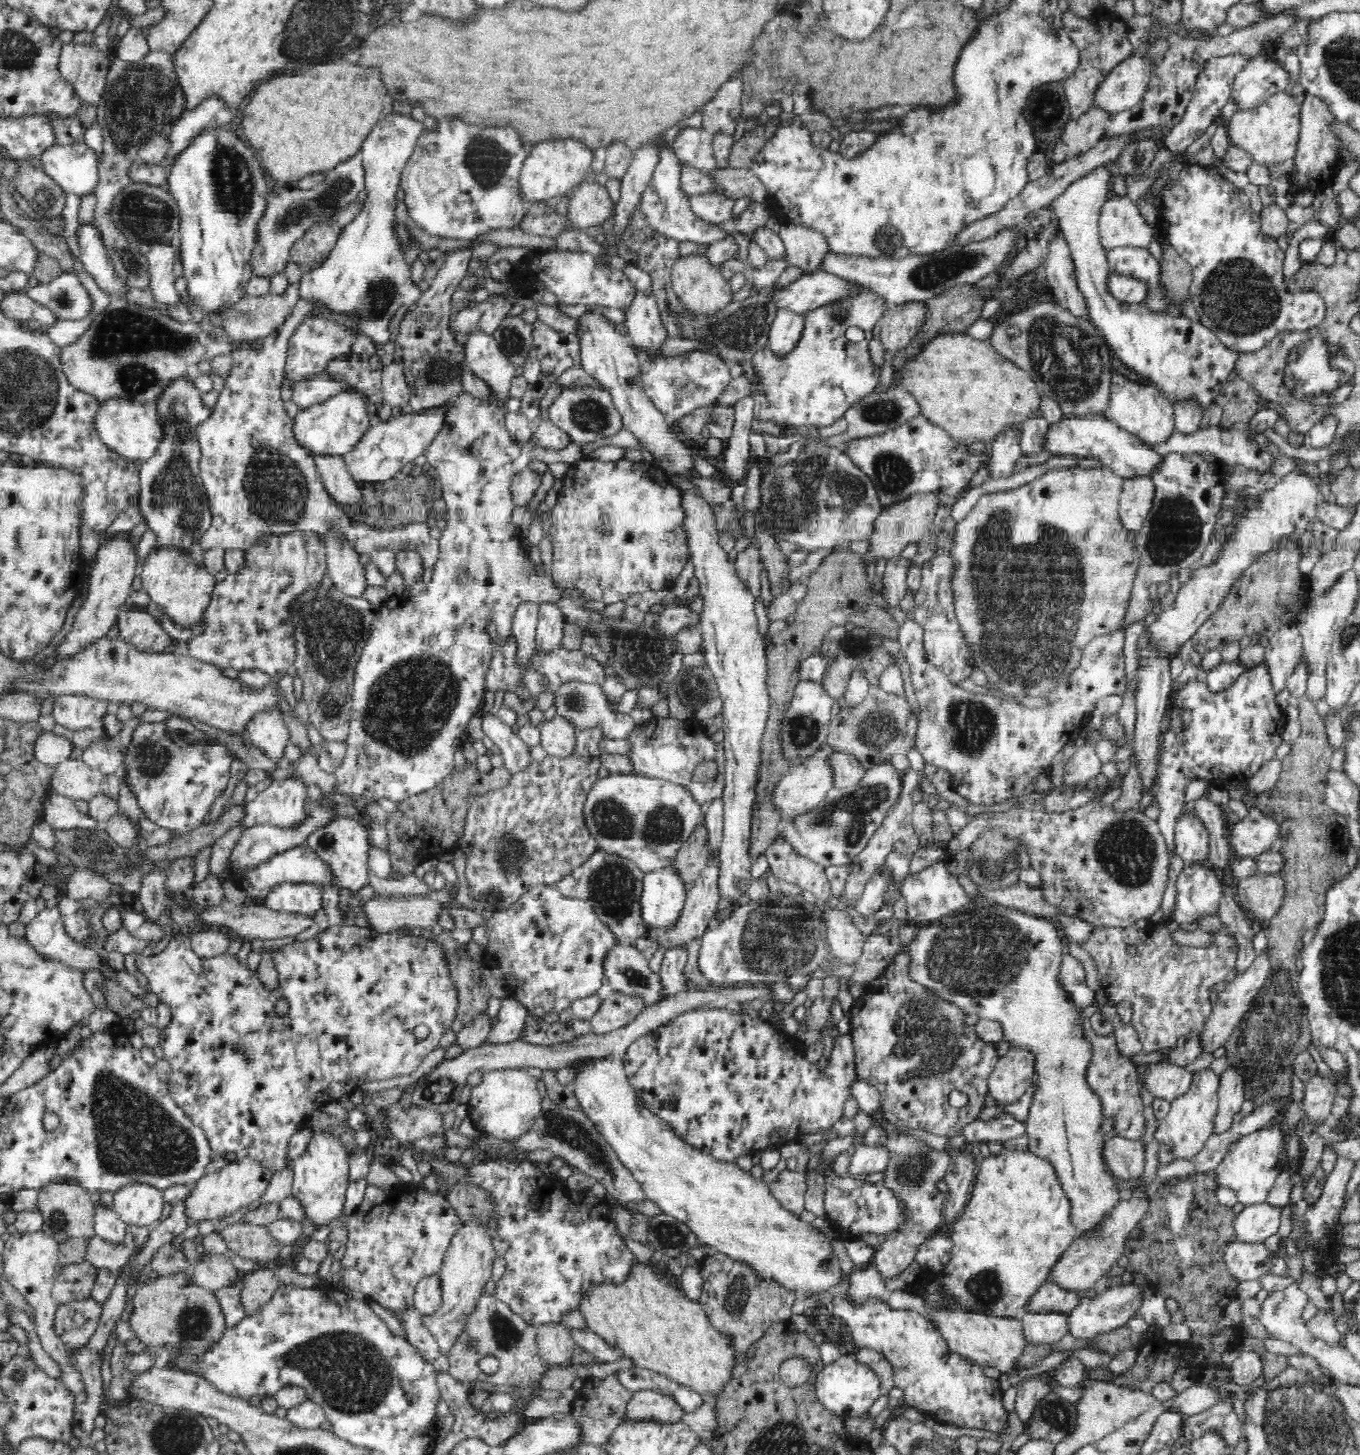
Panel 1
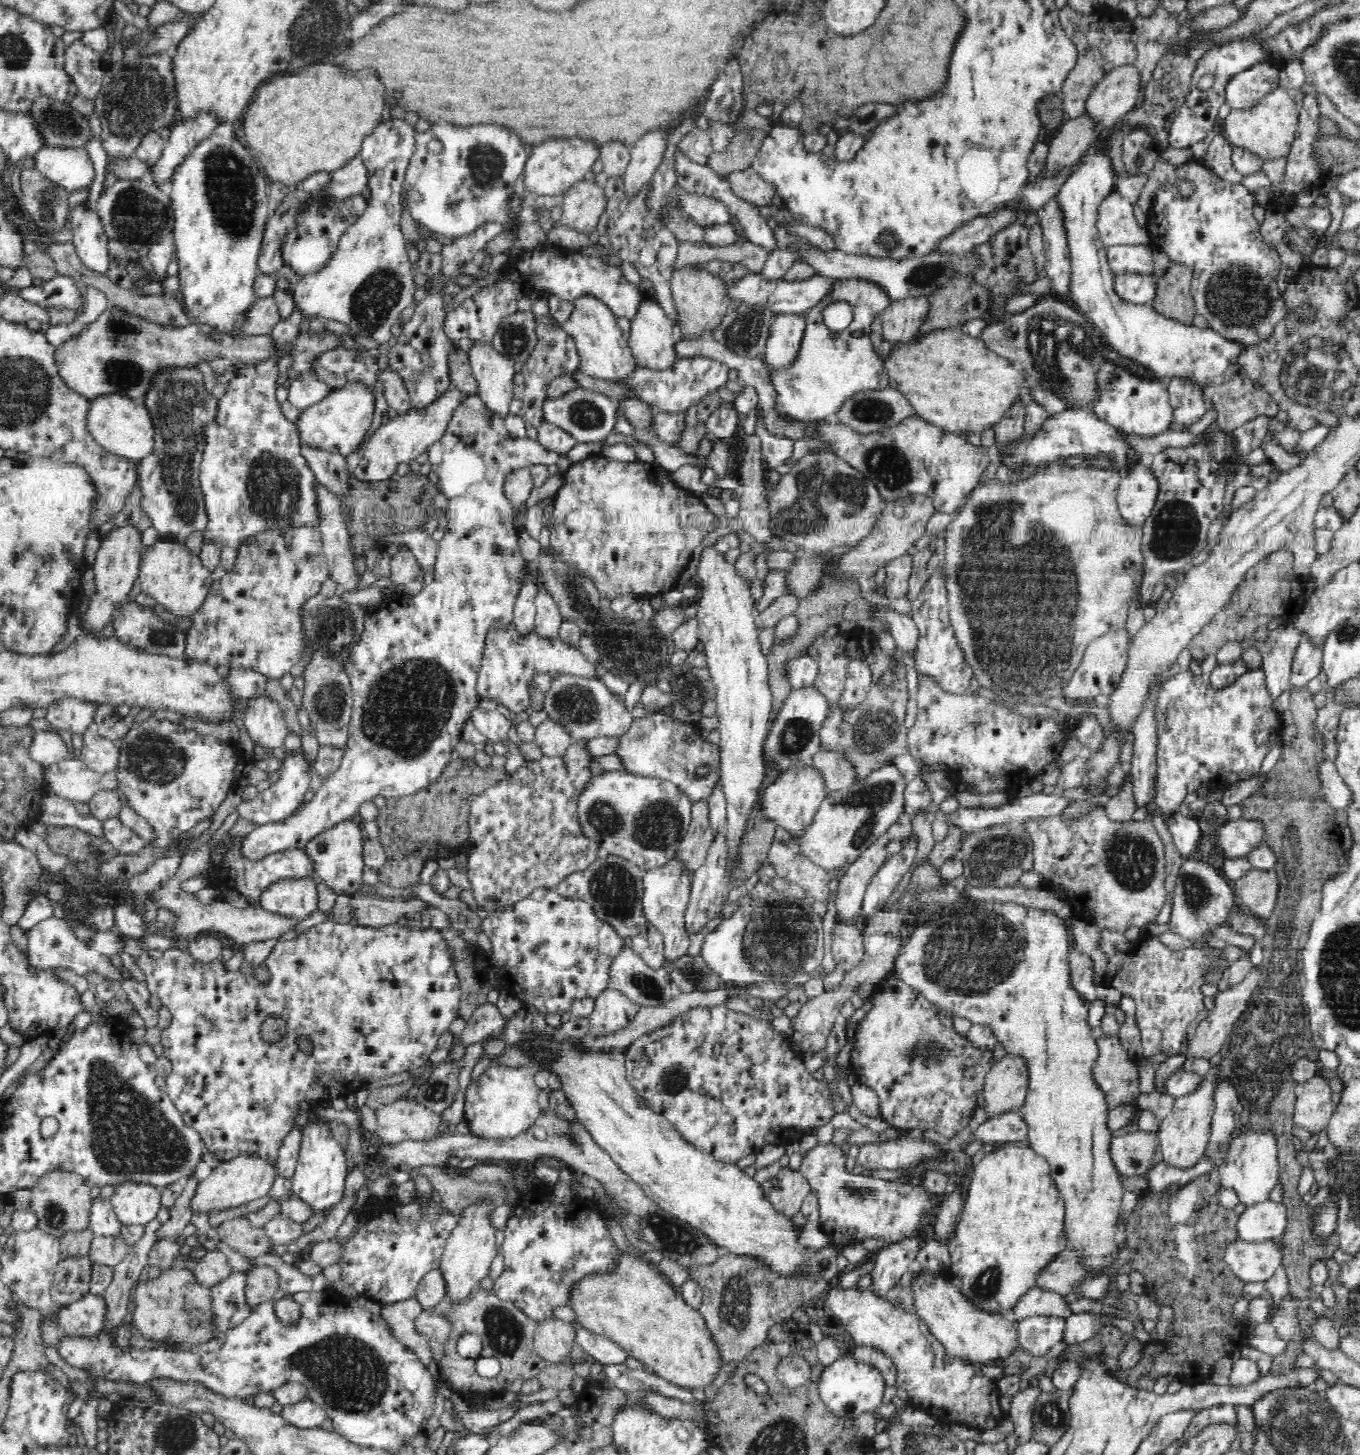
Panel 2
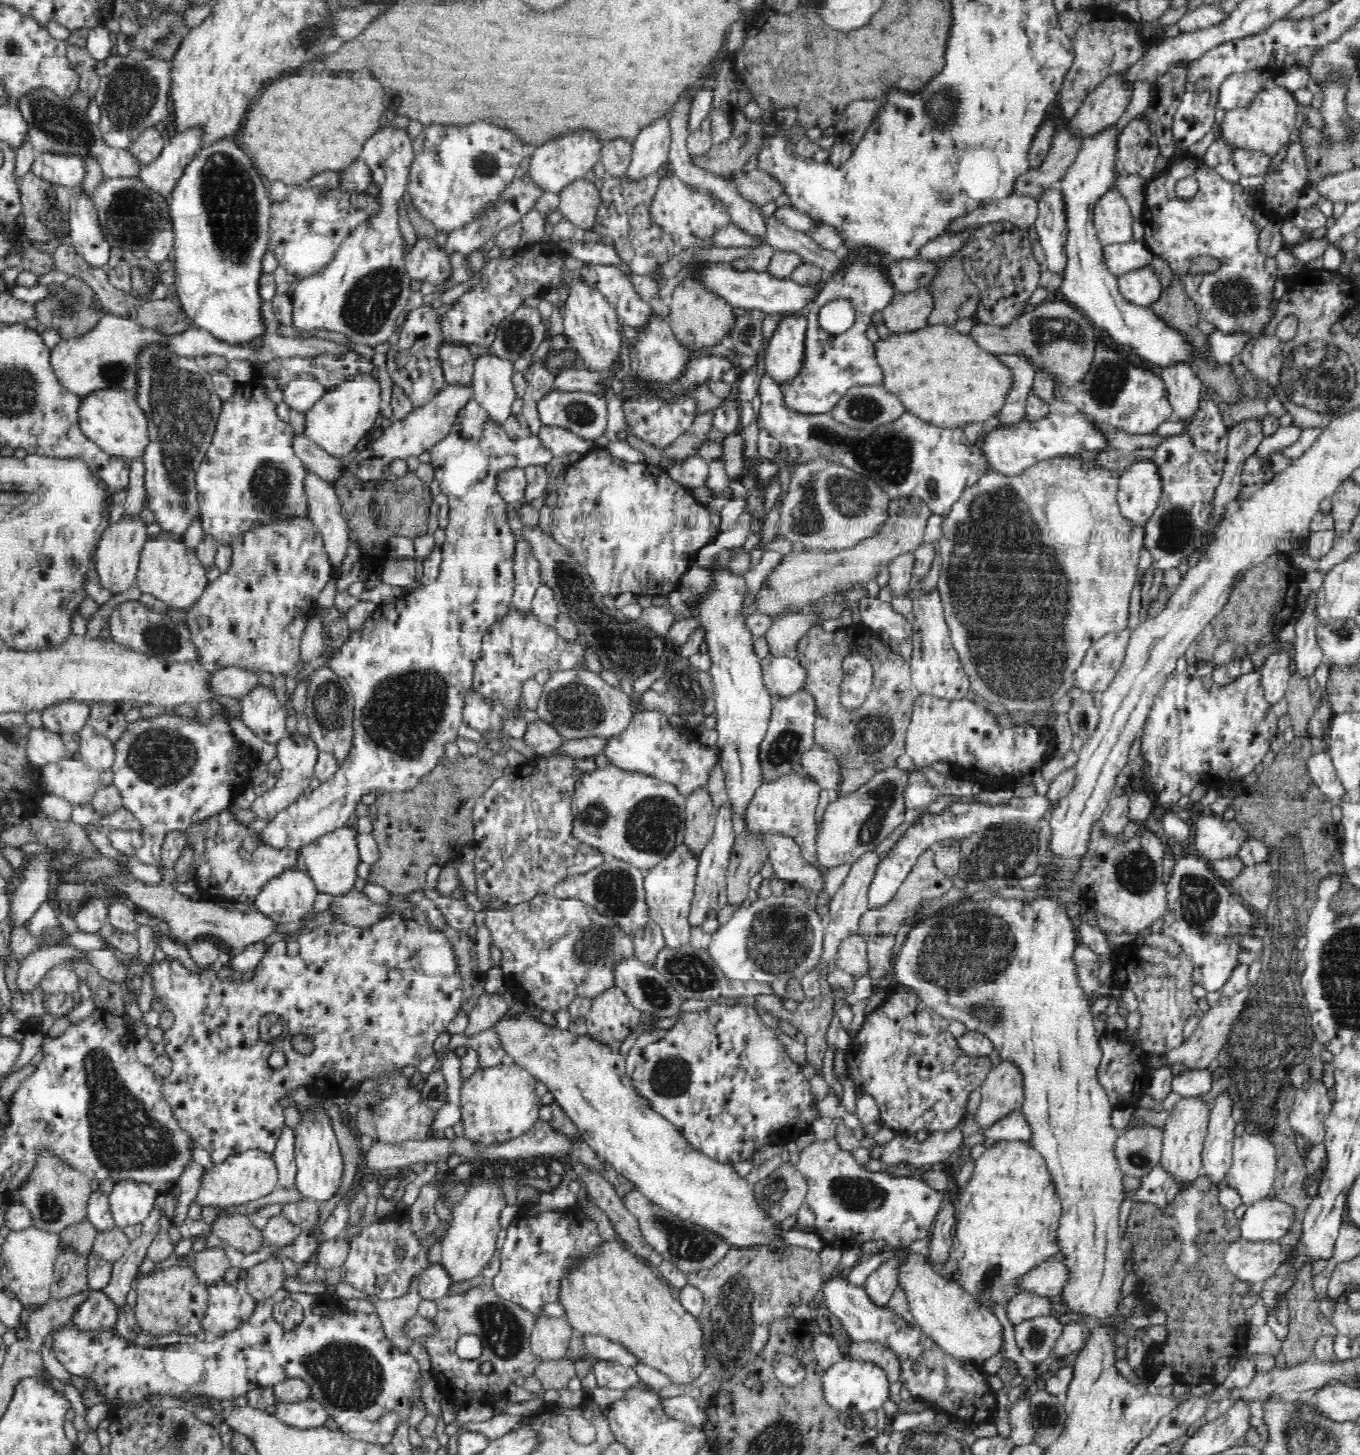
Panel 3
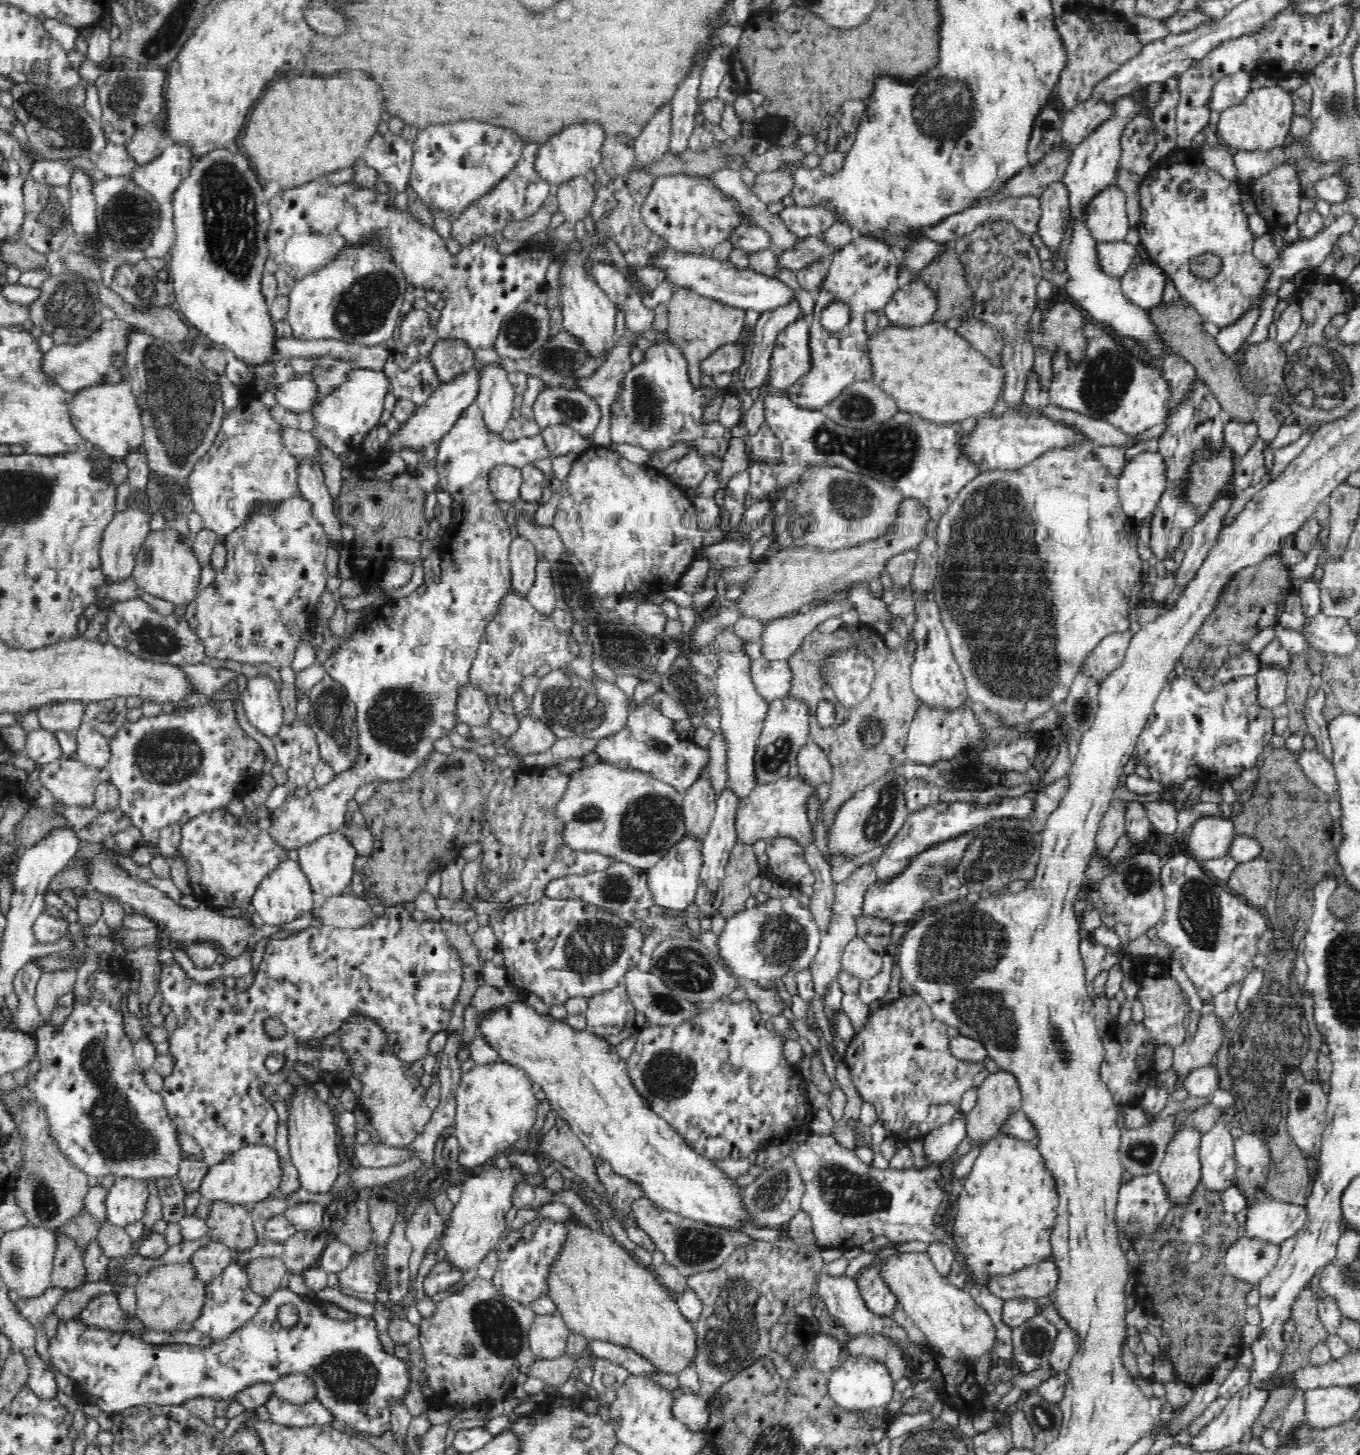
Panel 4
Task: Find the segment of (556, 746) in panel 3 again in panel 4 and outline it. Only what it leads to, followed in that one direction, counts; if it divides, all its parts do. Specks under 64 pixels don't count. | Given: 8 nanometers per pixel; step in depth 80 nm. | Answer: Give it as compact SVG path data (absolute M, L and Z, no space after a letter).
M526 715L520 719L520 728L506 742L519 754L540 754L554 746L557 736L540 719Z

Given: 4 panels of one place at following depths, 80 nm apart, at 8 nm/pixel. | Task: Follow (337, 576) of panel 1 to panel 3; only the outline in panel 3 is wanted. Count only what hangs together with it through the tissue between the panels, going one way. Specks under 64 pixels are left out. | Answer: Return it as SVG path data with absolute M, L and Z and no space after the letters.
M307 470L306 493L309 499L309 518L317 526L323 538L323 547L329 556L332 576L342 576L340 568L348 558L348 542L351 538L346 519L341 514L341 501L336 488Z

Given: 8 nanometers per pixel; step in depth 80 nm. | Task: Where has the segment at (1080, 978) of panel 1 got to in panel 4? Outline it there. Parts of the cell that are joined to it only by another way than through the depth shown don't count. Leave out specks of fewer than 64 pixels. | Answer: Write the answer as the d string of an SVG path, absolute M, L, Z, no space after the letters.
M1083 937L1079 944L1079 953L1083 962L1086 985L1092 984L1098 974L1110 970L1109 968L1120 962L1120 958L1124 958L1120 952L1108 949L1100 943L1090 942Z

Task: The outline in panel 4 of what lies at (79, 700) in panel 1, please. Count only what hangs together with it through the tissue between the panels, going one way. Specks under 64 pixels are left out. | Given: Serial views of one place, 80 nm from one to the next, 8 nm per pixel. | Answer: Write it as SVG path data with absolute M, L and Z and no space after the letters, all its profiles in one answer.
M76 700L42 706L37 709L39 724L53 733L64 730L76 733L80 724L84 722L82 718L86 714L85 705L82 701Z

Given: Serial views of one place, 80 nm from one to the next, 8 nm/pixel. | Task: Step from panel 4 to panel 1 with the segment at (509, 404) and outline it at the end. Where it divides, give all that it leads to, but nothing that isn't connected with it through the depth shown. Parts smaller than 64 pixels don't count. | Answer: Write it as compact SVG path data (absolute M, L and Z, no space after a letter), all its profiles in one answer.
M472 329L467 332L467 338L466 366L495 391L495 398L499 400L496 405L502 407L500 402L509 400L511 382L516 377L514 365L502 353L493 333Z

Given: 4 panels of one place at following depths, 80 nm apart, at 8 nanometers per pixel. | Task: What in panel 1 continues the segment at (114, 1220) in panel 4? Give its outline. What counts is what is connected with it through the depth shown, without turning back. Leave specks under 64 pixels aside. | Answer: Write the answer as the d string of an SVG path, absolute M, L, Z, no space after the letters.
M133 1183L114 1194L112 1209L127 1225L151 1228L162 1218L164 1202L163 1190Z

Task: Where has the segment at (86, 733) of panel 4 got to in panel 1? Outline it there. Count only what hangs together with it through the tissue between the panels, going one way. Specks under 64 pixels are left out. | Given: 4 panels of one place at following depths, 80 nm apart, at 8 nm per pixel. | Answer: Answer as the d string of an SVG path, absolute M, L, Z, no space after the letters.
M102 738L100 742L92 742L84 750L82 759L93 769L102 774L121 772L125 753L116 747L112 738Z

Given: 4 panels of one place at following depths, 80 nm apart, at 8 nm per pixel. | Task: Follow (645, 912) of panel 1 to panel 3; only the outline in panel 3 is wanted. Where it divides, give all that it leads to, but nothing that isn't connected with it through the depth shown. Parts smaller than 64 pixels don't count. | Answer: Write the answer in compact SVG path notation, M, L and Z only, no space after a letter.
M682 844L676 848L667 859L658 866L645 872L643 882L645 890L646 907L648 907L649 920L654 920L664 935L665 947L668 950L680 950L690 942L690 925L688 916L694 898L694 880L699 861L692 859L692 853Z

